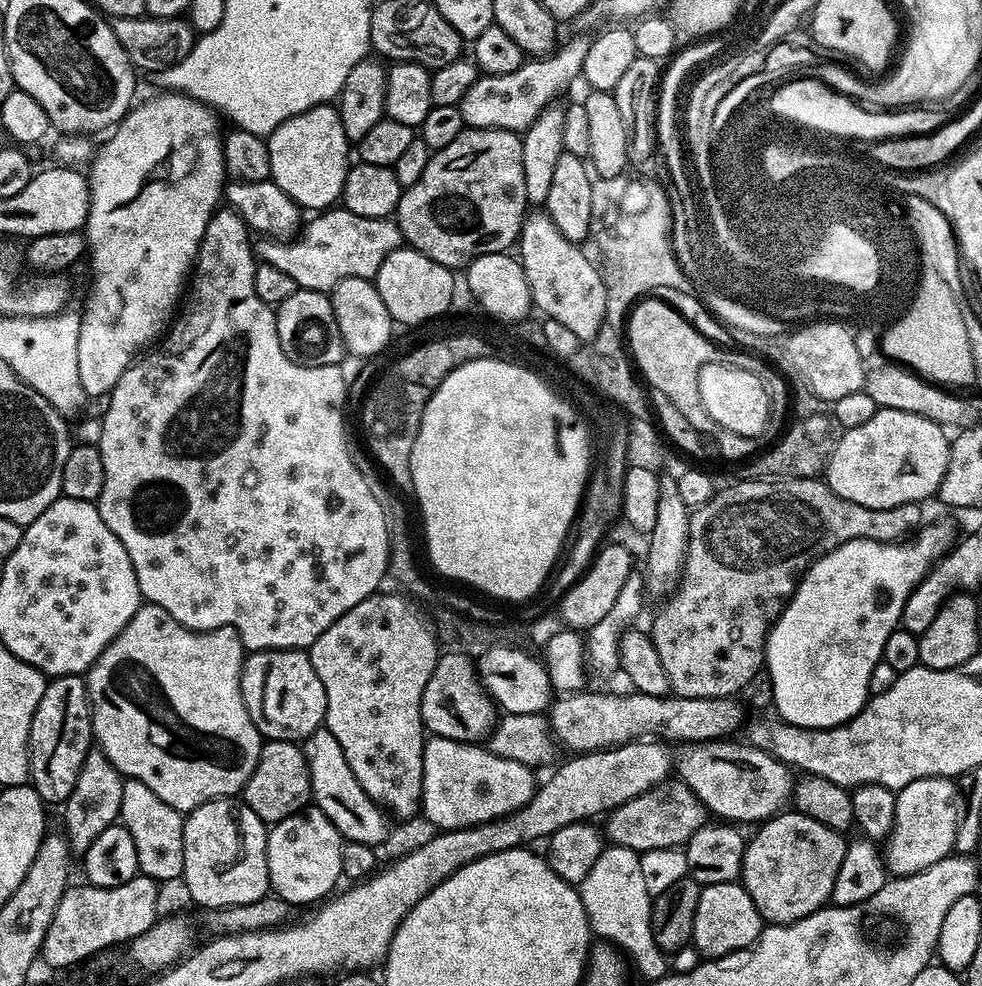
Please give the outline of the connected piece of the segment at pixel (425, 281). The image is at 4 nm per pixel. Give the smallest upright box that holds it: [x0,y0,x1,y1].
[374,246,454,325]

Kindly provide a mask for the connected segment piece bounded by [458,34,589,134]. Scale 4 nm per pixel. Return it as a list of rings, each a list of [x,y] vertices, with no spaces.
[[[584,34],[572,36],[569,44],[561,43],[551,54],[528,58],[518,70],[510,74],[493,76],[477,75],[474,86],[466,90],[458,105],[465,125],[470,128],[497,128],[523,134],[528,127],[568,88],[572,79],[584,71],[589,37]]]

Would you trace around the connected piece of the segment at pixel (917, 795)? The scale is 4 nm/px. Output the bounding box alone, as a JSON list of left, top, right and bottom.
[882,776,961,877]

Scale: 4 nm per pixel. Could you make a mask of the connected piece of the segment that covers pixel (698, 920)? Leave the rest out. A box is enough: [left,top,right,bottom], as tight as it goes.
[691,883,766,958]

